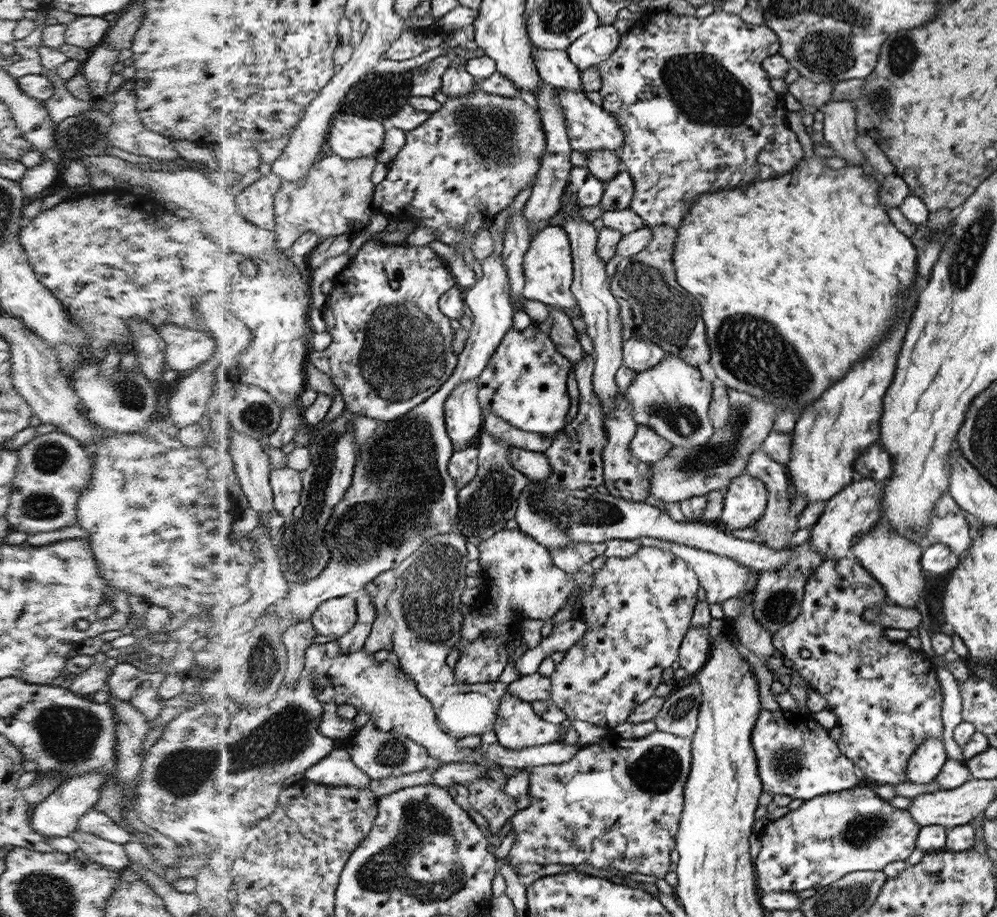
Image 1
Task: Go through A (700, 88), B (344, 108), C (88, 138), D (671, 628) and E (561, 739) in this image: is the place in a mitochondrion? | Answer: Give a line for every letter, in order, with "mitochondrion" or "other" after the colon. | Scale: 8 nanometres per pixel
A: mitochondrion
B: other
C: mitochondrion
D: other
E: other

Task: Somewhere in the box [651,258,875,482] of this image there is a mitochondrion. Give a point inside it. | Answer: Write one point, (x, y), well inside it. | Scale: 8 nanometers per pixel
(751, 350)

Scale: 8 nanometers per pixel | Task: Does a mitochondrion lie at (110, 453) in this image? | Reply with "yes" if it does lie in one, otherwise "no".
no

